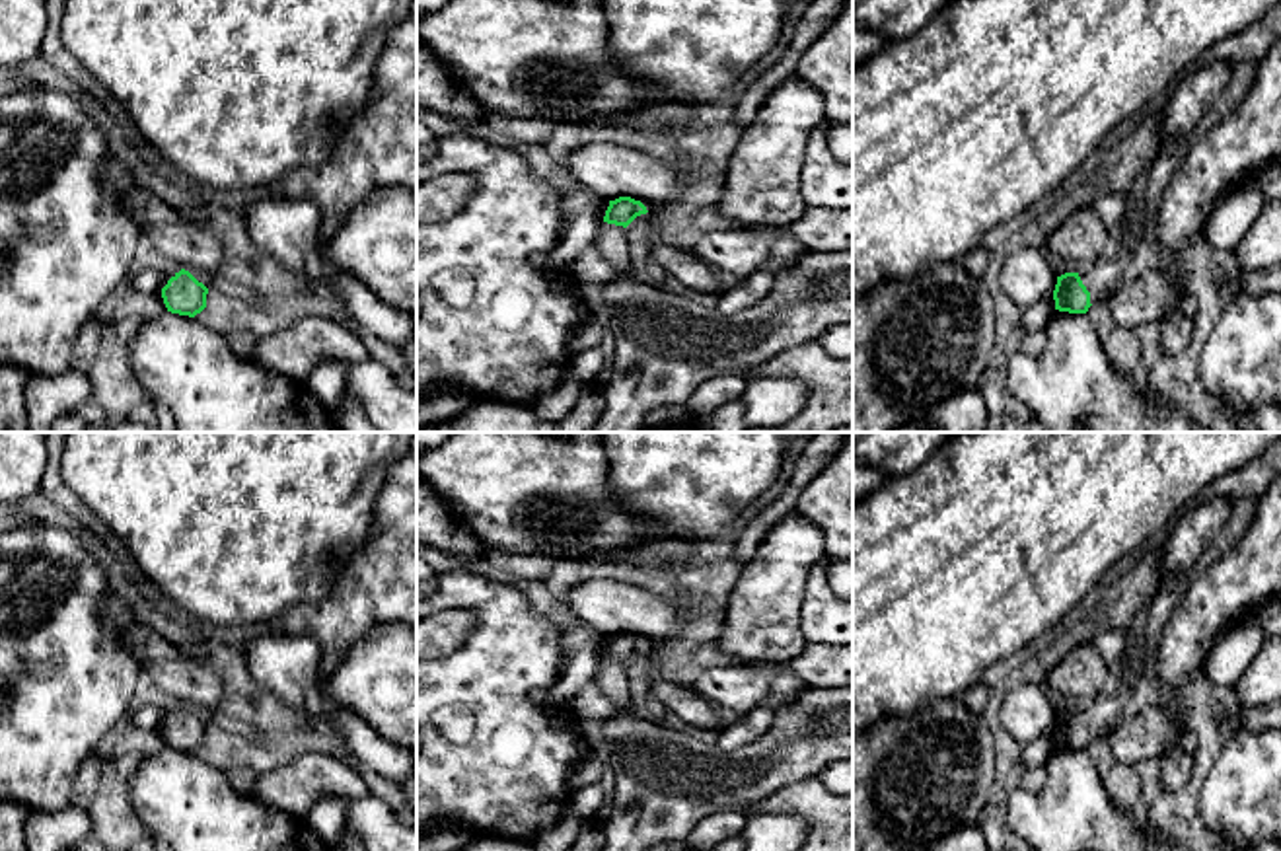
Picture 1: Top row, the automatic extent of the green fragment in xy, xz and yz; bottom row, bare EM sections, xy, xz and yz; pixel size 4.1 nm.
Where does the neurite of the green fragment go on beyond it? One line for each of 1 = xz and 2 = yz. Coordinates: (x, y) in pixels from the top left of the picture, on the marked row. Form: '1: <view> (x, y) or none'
1: none
2: none

